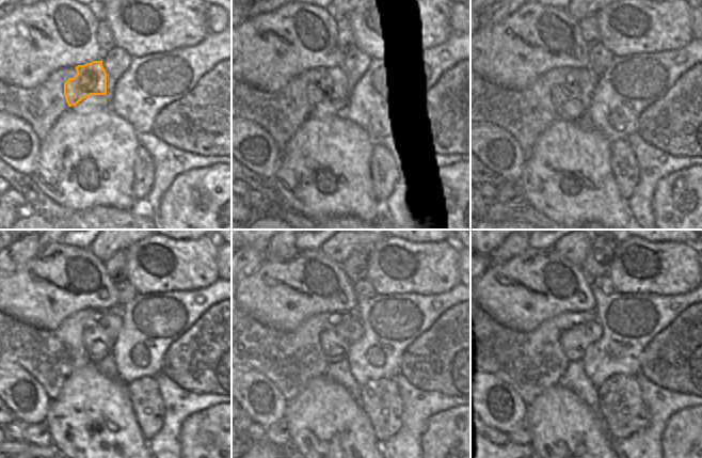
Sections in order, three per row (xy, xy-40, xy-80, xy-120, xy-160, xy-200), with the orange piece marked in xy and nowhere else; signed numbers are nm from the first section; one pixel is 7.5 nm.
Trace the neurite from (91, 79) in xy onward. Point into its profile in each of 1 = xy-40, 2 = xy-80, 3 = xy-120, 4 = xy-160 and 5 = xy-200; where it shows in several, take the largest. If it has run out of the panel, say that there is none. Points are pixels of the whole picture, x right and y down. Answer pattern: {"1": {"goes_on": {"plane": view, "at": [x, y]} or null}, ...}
{"1": {"goes_on": {"plane": "xy-40", "at": [334, 83]}}, "2": {"goes_on": {"plane": "xy-80", "at": [579, 83]}}, "3": {"goes_on": {"plane": "xy-120", "at": [106, 330]}}, "4": {"goes_on": {"plane": "xy-160", "at": [335, 341]}}, "5": {"goes_on": {"plane": "xy-200", "at": [574, 342]}}}

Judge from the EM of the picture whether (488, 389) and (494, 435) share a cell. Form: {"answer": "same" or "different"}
{"answer": "different"}

